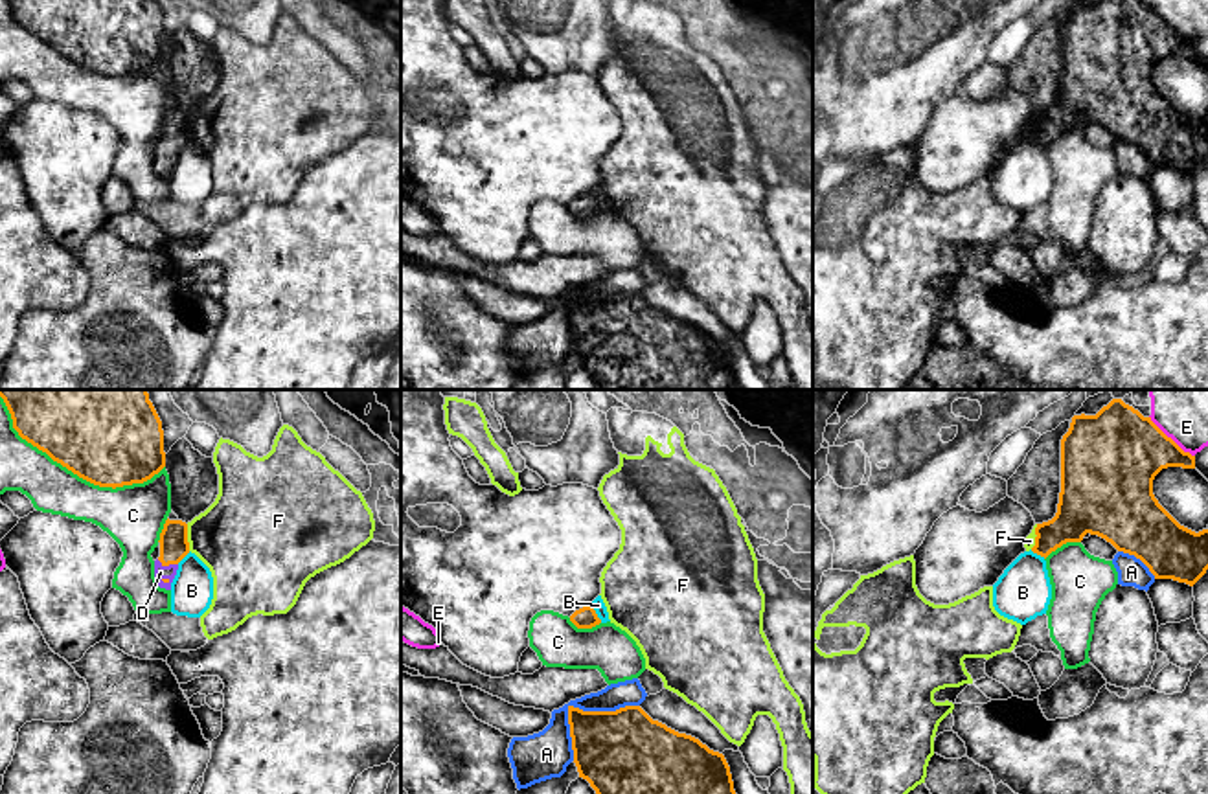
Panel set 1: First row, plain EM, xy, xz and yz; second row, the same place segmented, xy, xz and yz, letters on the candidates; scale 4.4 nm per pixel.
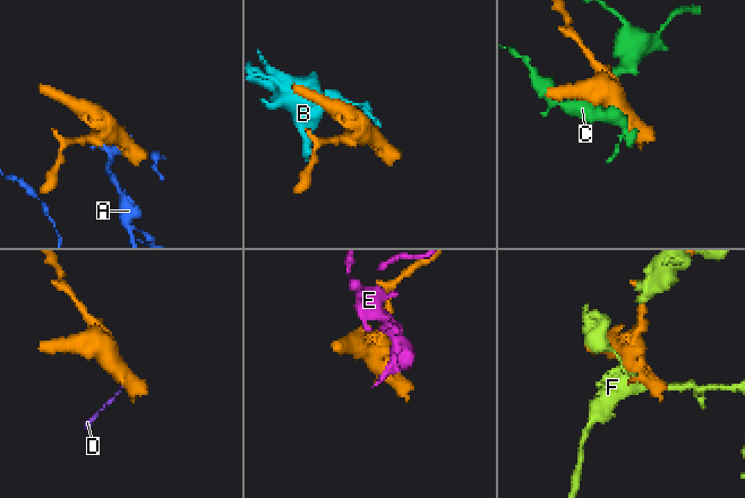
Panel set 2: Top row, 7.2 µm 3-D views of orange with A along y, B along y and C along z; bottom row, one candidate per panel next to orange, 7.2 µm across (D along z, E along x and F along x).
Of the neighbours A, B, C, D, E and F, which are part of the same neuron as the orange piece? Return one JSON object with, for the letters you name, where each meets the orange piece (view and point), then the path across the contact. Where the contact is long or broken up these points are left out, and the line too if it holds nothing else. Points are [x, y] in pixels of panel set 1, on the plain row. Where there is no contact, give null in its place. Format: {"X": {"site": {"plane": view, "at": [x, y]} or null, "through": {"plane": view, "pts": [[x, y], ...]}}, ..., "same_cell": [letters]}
{"D": {"site": {"plane": "xy", "at": [168, 153]}, "through": {"plane": "xy", "pts": [[173, 127], [168, 153], [160, 160]]}}, "same_cell": ["D"]}

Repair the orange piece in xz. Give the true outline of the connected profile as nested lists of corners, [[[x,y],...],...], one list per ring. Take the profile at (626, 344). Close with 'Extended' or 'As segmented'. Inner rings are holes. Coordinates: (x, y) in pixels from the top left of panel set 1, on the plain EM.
[[[568,294],[574,351],[599,390],[741,390],[723,342],[653,309],[640,294],[583,300]]]. As segmented

